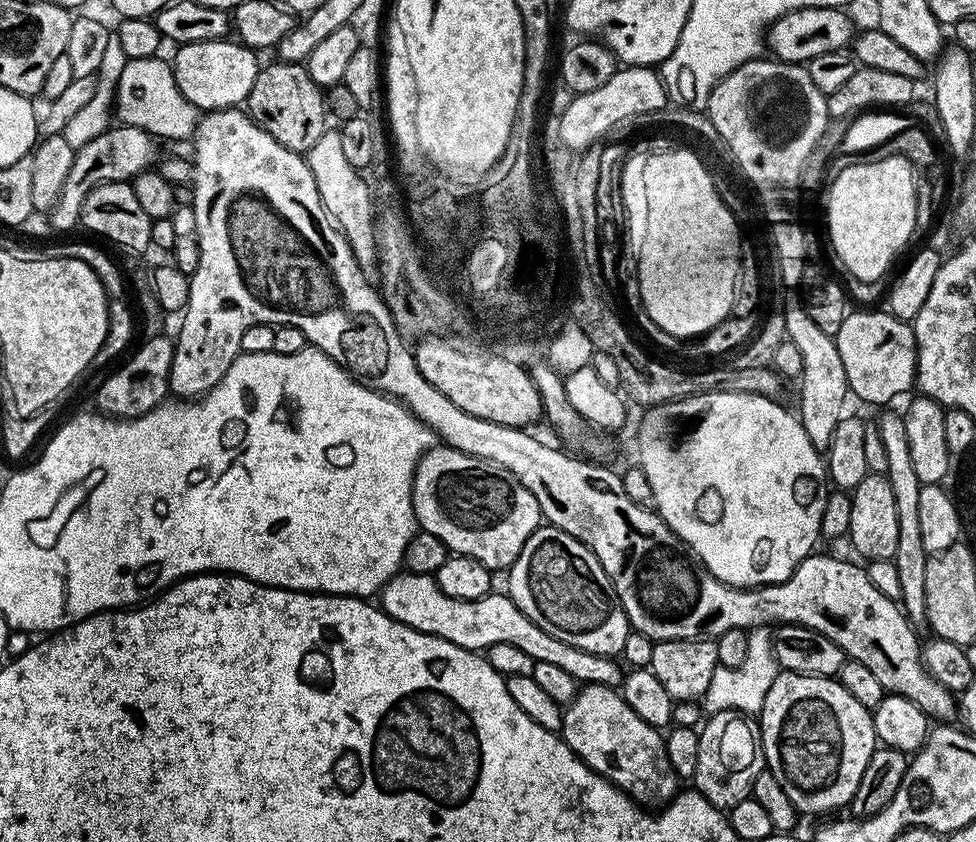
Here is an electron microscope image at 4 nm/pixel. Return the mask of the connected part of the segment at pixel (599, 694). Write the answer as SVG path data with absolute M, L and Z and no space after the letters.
M585 684L577 691L572 703L564 708L564 724L559 735L574 750L574 754L590 770L606 778L615 788L620 788L631 800L641 806L663 806L673 800L678 791L678 777L670 758L666 758L666 746L661 729L650 726L626 706L623 695L615 687L606 684Z

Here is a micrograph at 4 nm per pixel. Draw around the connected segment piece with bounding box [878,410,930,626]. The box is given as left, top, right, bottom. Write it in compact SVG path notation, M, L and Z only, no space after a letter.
M884 410L878 421L880 429L880 437L883 440L883 446L886 450L886 462L888 463L887 477L890 482L890 490L894 490L894 506L898 506L898 546L896 553L892 555L892 561L896 563L898 570L898 578L902 578L902 586L904 587L904 595L902 597L902 607L905 616L908 617L909 624L920 626L925 623L927 614L926 604L926 562L929 558L929 552L926 546L922 546L922 533L920 523L918 523L918 494L922 487L918 473L914 471L914 462L910 458L910 438L906 438L906 422L903 415L899 411L888 412L892 410Z

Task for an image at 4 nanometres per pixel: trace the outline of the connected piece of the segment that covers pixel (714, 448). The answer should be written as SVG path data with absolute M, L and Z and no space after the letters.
M707 391L645 411L638 467L650 481L652 504L681 545L723 584L732 588L781 584L821 539L822 510L830 491L825 461L785 405L745 392Z

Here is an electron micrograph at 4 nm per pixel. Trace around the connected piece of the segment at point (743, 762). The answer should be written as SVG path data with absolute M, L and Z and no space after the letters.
M713 712L703 721L699 733L695 791L701 792L721 810L733 808L738 806L738 802L749 799L752 784L766 768L759 723L746 712Z

